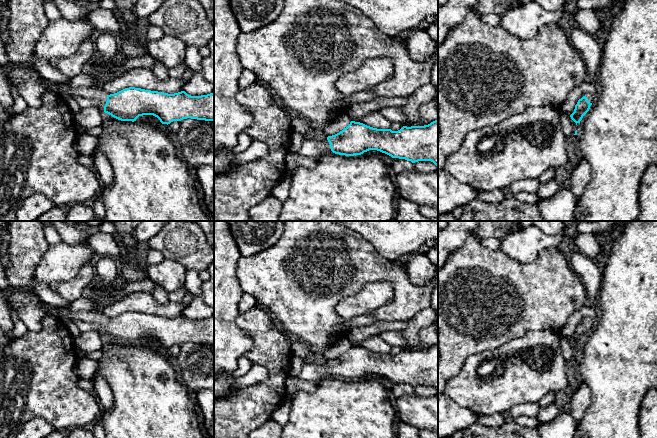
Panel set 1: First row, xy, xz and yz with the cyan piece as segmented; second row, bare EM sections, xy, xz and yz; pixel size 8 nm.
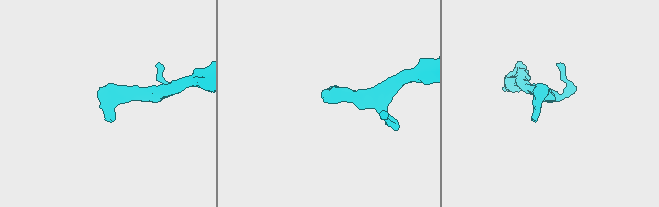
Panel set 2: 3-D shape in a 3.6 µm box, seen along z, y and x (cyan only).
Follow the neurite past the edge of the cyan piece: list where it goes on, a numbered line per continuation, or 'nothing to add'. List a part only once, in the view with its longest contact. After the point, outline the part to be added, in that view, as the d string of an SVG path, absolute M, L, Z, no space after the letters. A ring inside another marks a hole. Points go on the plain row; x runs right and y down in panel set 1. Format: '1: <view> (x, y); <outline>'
1: xy (31, 310); M16 290L6 296L6 304L10 311L17 311L19 319L31 332L39 331L42 328L41 321L47 314L58 317L64 322L74 322L80 332L98 331L104 333L107 326L107 318L100 310L74 313L65 308L52 308L37 295L27 291Z

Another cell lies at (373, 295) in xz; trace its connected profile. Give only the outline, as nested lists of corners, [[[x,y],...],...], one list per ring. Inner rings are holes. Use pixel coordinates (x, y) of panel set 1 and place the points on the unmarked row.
[[[380,281],[365,284],[355,295],[340,301],[336,307],[338,316],[349,321],[360,315],[368,315],[387,304],[393,298],[393,284]]]

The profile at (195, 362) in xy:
[[[183,343],[175,358],[181,382],[187,389],[197,392],[214,388],[214,346]]]

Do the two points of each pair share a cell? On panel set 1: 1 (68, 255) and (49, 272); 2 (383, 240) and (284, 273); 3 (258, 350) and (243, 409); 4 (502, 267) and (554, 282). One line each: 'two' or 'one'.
1: one
2: two
3: one
4: one

